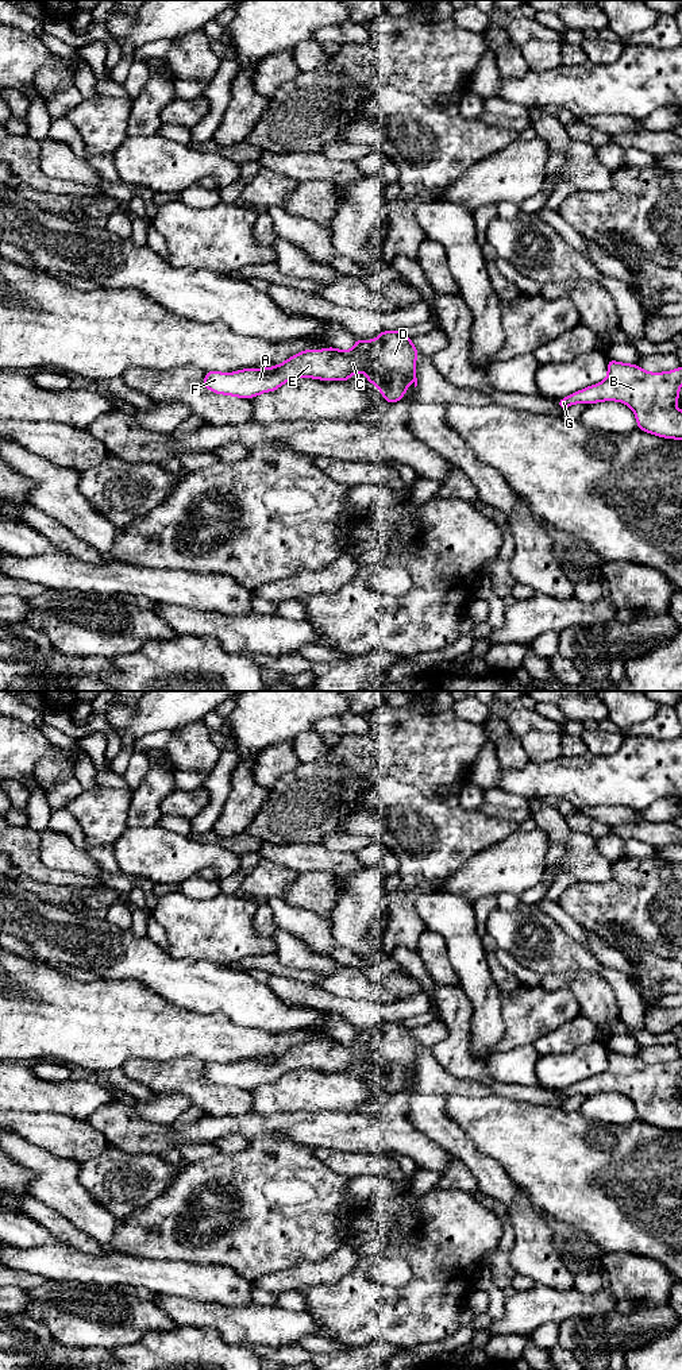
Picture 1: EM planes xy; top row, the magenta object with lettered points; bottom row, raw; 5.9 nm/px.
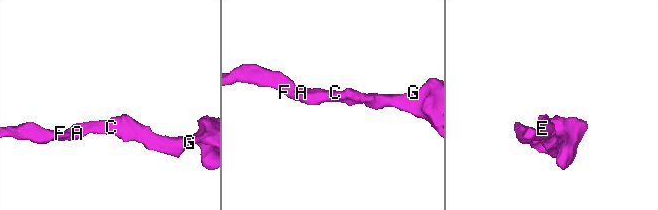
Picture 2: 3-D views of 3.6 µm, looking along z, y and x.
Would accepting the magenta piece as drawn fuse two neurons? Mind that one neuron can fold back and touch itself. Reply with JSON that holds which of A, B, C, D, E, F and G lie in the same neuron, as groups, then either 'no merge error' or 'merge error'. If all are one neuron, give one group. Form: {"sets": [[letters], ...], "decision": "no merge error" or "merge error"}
{"sets": [["A", "B", "C", "D", "E", "F", "G"]], "decision": "no merge error"}

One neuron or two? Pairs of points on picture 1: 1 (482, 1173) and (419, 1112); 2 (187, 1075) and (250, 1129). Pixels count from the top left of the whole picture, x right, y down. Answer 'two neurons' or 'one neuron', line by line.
1: one neuron
2: two neurons

